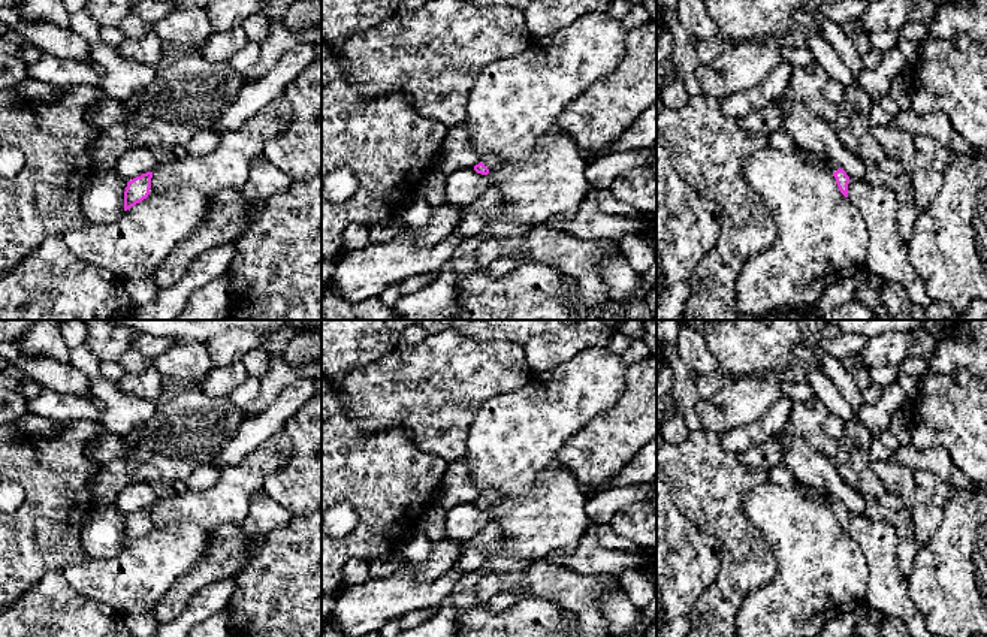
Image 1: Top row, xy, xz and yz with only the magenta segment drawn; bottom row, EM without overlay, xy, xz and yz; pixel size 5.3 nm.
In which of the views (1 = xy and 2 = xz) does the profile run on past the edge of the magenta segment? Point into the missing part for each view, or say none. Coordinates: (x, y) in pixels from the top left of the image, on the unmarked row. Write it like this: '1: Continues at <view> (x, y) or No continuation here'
1: No continuation here
2: Continues at xz (491, 497)

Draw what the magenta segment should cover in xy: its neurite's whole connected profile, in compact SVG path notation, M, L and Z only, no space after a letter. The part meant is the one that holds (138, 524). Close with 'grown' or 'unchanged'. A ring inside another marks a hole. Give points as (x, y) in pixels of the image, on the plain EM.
M153 507L142 508L127 517L124 526L124 546L148 532L151 523Z | unchanged

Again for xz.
M488 490L482 493L479 499L474 501L474 505L482 510L488 510L491 505L501 502L502 498L496 490Z | grown

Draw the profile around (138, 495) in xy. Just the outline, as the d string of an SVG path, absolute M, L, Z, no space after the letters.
M133 481L121 489L114 502L117 510L129 517L142 508L154 507L157 502L157 495L154 493L151 483Z

